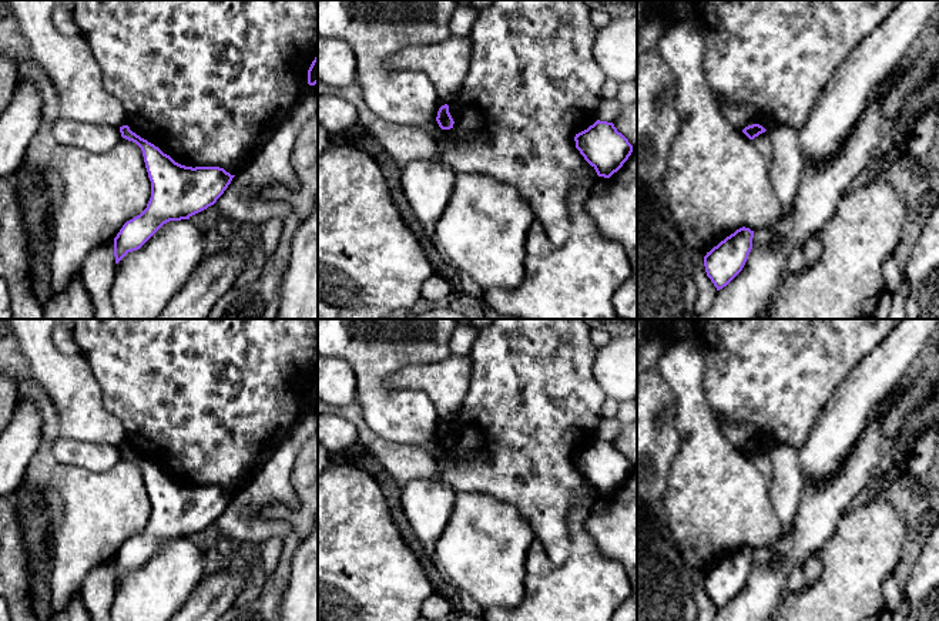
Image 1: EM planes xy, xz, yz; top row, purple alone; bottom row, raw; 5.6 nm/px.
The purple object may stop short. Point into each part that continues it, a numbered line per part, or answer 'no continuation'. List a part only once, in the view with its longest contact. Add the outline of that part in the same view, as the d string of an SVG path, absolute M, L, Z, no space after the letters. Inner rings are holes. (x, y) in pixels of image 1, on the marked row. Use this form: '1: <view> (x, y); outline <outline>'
no continuation

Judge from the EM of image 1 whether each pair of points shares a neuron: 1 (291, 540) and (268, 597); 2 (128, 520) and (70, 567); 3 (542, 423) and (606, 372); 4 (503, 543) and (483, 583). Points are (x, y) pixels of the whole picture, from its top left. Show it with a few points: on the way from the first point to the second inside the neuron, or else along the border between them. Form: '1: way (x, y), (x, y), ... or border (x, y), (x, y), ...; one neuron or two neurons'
1: way (287, 554), (277, 583); one neuron
2: way (114, 523), (84, 553); one neuron
3: border (597, 348), (593, 378), (607, 396); two neurons
4: way (493, 553), (489, 557), (489, 573); one neuron

